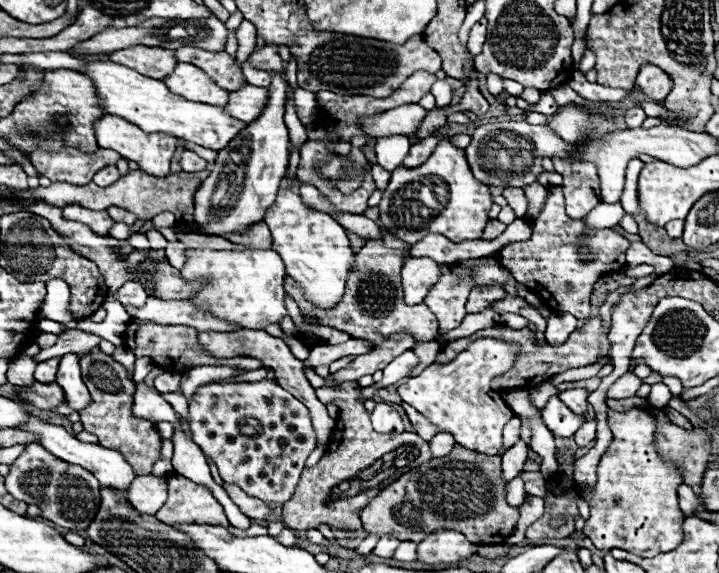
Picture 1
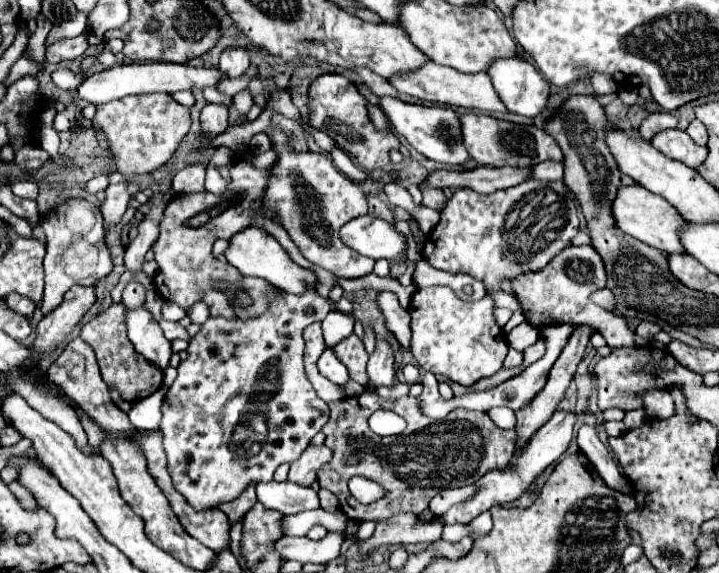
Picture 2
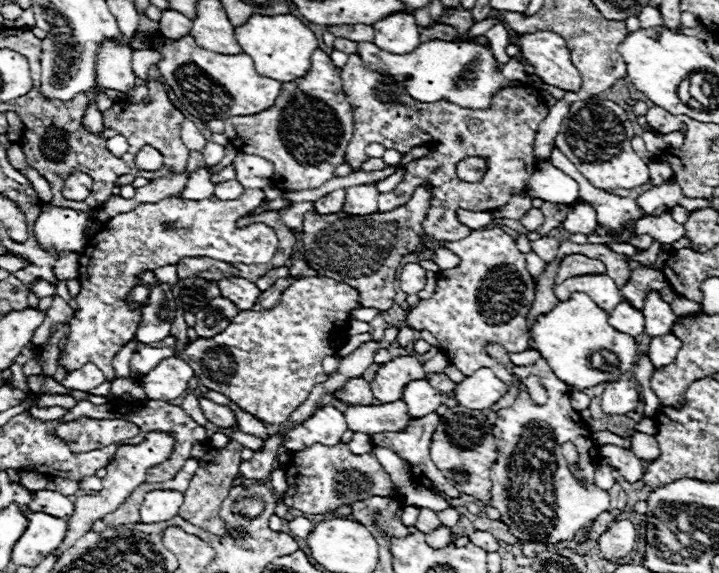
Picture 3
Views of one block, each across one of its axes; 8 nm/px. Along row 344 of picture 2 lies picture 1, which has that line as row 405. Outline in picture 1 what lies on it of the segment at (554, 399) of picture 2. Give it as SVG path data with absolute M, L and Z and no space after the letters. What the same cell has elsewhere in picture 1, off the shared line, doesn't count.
M574 388L574 390L564 390L564 392L560 392L558 398L564 400L564 404L566 404L572 412L584 414L584 412L586 412L586 406L588 406L588 402L586 402L588 394L590 394L590 392L582 390L582 388Z

